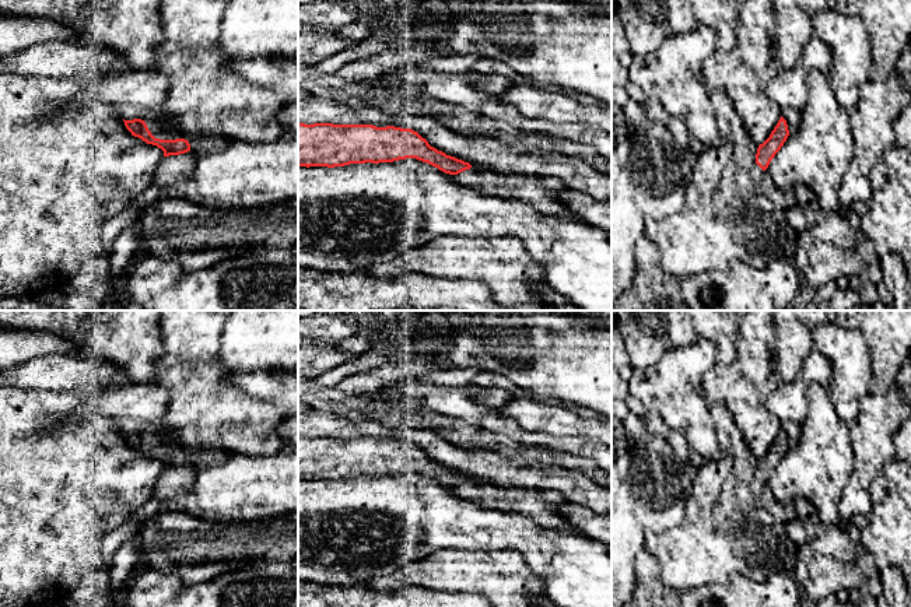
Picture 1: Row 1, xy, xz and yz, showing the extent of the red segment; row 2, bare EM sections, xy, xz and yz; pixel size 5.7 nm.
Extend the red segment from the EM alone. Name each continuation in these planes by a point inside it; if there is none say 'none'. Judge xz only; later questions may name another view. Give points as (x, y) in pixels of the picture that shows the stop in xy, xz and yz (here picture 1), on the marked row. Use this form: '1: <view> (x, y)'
1: xz (542, 193)

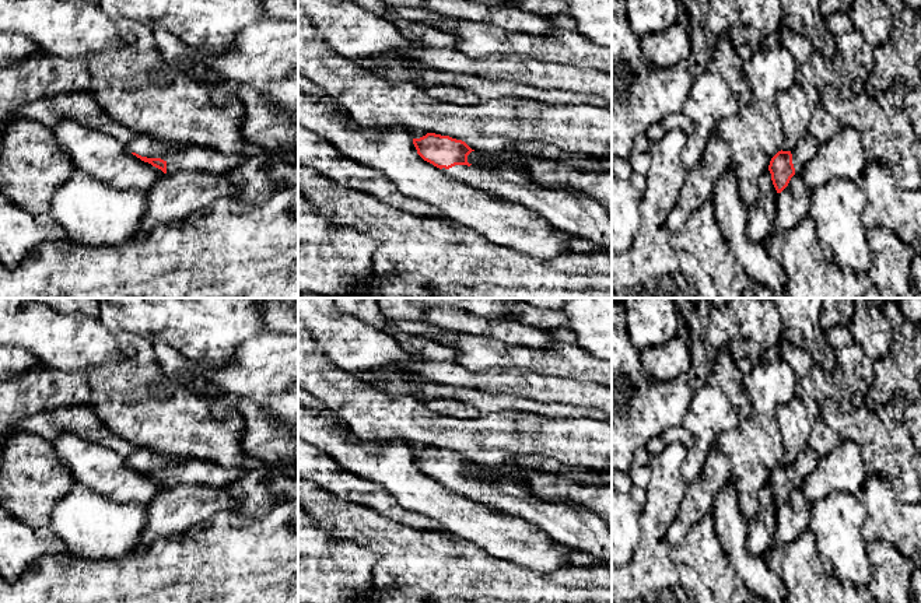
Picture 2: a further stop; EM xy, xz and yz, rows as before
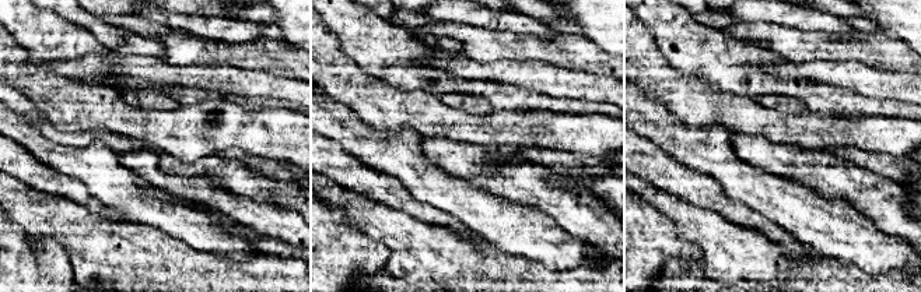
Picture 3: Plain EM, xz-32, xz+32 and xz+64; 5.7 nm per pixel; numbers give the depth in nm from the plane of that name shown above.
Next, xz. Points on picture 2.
1: xz (570, 211)

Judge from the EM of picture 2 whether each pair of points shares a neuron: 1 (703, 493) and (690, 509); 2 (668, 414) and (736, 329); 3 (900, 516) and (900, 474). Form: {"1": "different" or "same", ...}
{"1": "same", "2": "same", "3": "different"}

